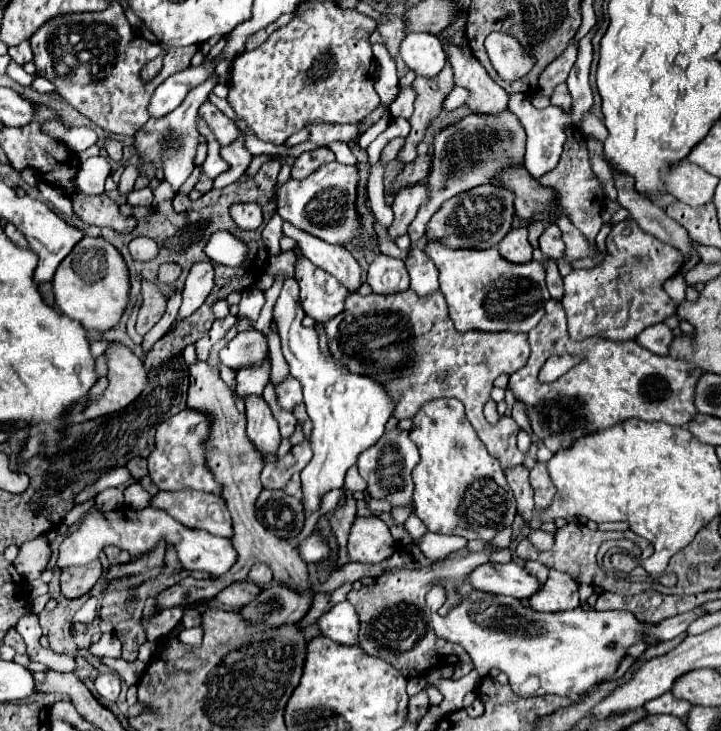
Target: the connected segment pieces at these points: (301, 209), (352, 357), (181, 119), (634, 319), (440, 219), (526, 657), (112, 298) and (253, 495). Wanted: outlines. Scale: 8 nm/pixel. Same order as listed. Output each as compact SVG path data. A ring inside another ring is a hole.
M338 161L322 165L314 175L306 177L304 181L288 179L278 189L278 213L284 221L326 243L348 243L362 233L362 217L356 211L358 179L358 169L354 165L342 165Z
M412 289L394 295L370 293L366 297L350 293L344 301L344 311L322 325L330 353L348 367L350 373L370 377L388 391L394 403L392 417L414 417L422 403L432 401L434 397L456 397L464 403L466 415L488 453L500 461L504 471L522 465L526 457L536 457L536 443L532 443L526 453L518 449L516 435L520 427L514 419L500 419L496 425L490 425L482 413L494 387L494 379L500 373L514 373L518 367L526 365L530 357L526 333L460 333L450 319L448 303L440 291L428 297L418 297Z
M212 75L212 79L208 83L194 87L186 95L186 101L182 101L172 113L158 117L158 119L154 119L154 117L148 119L146 125L134 133L134 149L140 157L140 165L162 169L164 177L172 185L172 189L174 189L174 181L184 181L196 169L194 157L196 157L196 149L198 149L198 143L202 137L198 131L198 107L202 105L202 101L206 101L206 97L214 85L216 85L216 77Z
M634 219L620 221L606 237L606 255L592 269L572 269L564 282L563 307L567 316L568 335L574 341L590 335L614 341L636 339L636 335L676 313L674 301L666 295L664 283L682 271L684 255L642 231Z
M482 185L446 201L426 225L428 239L440 239L452 249L490 249L510 231L514 217L514 193L506 187Z
M436 585L426 595L426 605L432 611L432 627L434 627L434 633L438 637L462 645L466 649L466 653L472 657L474 669L478 671L480 677L486 677L492 667L496 667L502 673L506 673L508 679L510 679L510 687L520 697L534 697L534 695L546 695L546 693L554 693L554 695L582 695L582 693L590 691L592 687L600 685L602 681L612 679L616 675L620 663L624 661L624 657L628 653L628 647L632 647L634 643L644 641L648 637L662 639L662 641L674 639L676 635L684 633L694 619L704 615L702 609L692 609L690 613L682 613L682 615L670 617L666 621L660 621L658 625L650 625L650 623L638 621L630 611L584 609L584 603L586 603L586 599L592 593L594 593L592 587L580 585L580 605L576 609L544 613L544 611L534 611L534 609L526 607L516 597L502 597L502 595L494 595L494 593L472 591L466 599L462 599L456 607L452 607L442 617L438 613L438 609L442 607L446 595L444 595L444 589L440 585Z
M82 237L58 265L52 279L52 291L56 307L64 315L76 319L84 329L106 331L120 321L128 305L128 267L118 249L102 237Z
M198 361L196 365L190 365L190 389L188 389L188 407L198 409L198 411L206 411L212 415L212 431L210 431L210 445L212 451L208 453L208 465L210 469L216 473L218 483L222 483L224 491L222 497L226 499L228 511L232 515L232 527L234 527L234 535L232 535L232 545L238 553L236 563L232 565L232 569L220 577L212 577L209 579L194 579L194 577L186 577L180 583L164 589L162 593L158 593L154 597L156 605L160 609L170 609L176 605L184 605L184 603L198 603L202 599L210 599L214 597L218 591L222 591L234 581L242 581L246 579L250 565L254 563L264 563L272 569L274 579L282 585L286 585L288 589L294 589L298 595L308 595L314 597L312 591L312 583L308 579L308 571L304 561L300 561L298 551L290 545L286 545L282 539L278 539L274 533L270 533L264 525L258 523L258 519L254 517L254 501L258 499L260 491L262 491L262 483L260 483L260 471L262 471L262 453L254 449L254 445L248 441L246 437L246 417L236 409L234 405L234 397L232 391L226 387L226 383L220 379L218 371L210 369L206 363Z

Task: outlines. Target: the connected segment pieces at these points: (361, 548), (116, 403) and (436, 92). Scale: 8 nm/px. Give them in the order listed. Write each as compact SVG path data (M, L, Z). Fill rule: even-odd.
M374 515L356 517L346 545L350 561L380 563L388 559L394 551L396 551L396 541L392 539L390 529L382 519Z
M110 341L104 357L108 365L108 387L102 397L90 401L82 409L82 415L86 419L102 417L124 409L146 387L146 369L128 345Z
M446 59L444 69L428 79L428 77L416 77L414 79L414 89L416 89L416 103L414 103L414 113L410 117L410 125L412 131L406 137L406 143L400 151L400 159L404 163L410 163L416 159L416 145L420 143L424 129L430 125L430 121L438 115L442 101L448 97L448 93L454 87L454 79L452 79L452 67L450 61Z

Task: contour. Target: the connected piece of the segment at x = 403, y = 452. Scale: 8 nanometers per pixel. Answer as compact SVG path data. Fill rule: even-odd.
M386 431L362 457L358 457L358 471L368 483L368 493L372 499L388 499L392 507L414 507L412 503L412 493L414 493L414 483L412 483L412 469L418 463L418 449L416 445L408 439L408 431ZM400 483L400 487L396 487Z

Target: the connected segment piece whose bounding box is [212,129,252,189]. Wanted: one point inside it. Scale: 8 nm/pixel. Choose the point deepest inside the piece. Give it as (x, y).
(236, 154)

